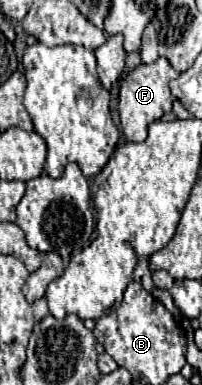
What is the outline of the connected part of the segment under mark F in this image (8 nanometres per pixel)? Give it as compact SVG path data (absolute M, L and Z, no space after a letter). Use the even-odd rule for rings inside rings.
M159 57L155 63L139 65L121 85L119 91L119 117L121 117L121 131L127 141L141 143L147 139L147 125L161 119L165 113L171 111L173 95L169 91L169 81L177 77L179 73L165 61L165 57Z

